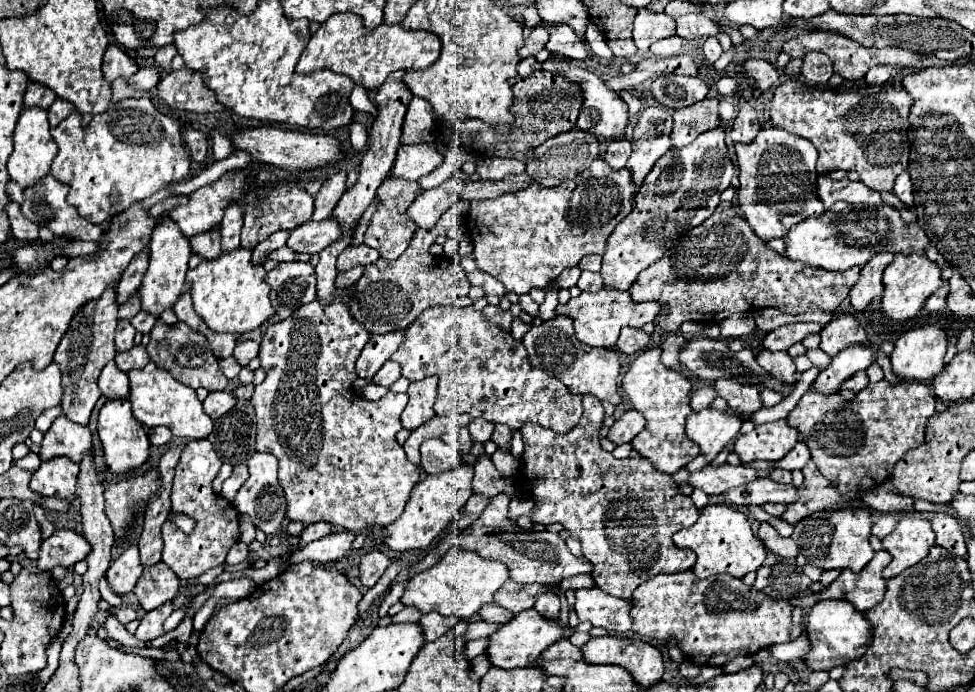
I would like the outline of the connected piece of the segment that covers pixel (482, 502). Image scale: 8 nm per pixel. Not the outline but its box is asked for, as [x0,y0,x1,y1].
[461,495,489,515]

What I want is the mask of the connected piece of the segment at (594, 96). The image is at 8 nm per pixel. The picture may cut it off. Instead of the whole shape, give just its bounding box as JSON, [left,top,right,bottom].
[551,57,629,141]

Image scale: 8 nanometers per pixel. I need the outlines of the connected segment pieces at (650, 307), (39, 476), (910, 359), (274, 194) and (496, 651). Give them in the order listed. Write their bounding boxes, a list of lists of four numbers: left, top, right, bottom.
[[557,289,661,349],[31,457,79,503],[891,325,947,381],[241,181,314,249],[485,609,563,669]]

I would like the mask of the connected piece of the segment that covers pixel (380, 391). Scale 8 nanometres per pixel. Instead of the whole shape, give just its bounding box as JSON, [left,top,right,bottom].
[361,383,389,401]

